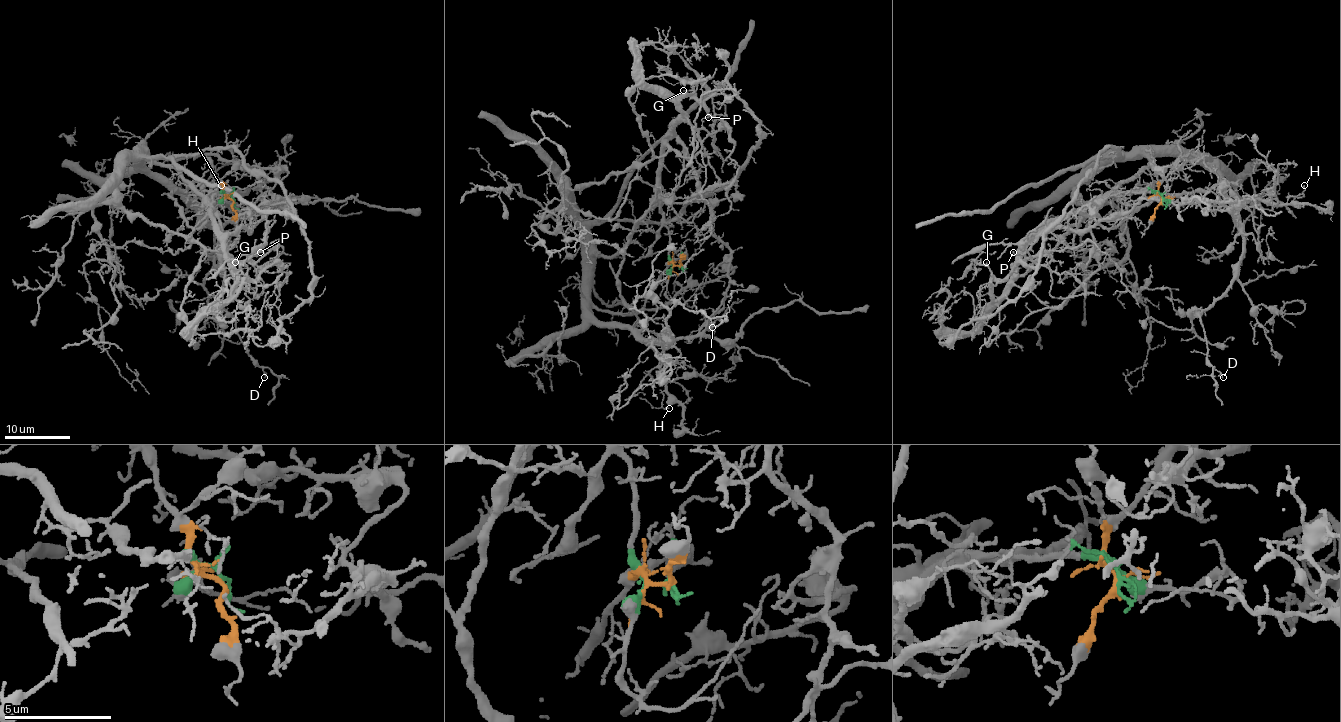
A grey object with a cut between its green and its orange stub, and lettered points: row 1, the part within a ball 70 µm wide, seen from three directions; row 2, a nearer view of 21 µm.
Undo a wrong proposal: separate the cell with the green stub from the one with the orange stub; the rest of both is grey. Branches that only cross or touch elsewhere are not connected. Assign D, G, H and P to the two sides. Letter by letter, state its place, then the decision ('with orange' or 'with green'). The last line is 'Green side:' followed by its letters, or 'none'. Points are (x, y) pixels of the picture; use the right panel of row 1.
D: at (1223, 377); with orange
G: at (986, 262); with green
H: at (1304, 185); with orange
P: at (1013, 252); with green
Green side: G, P

